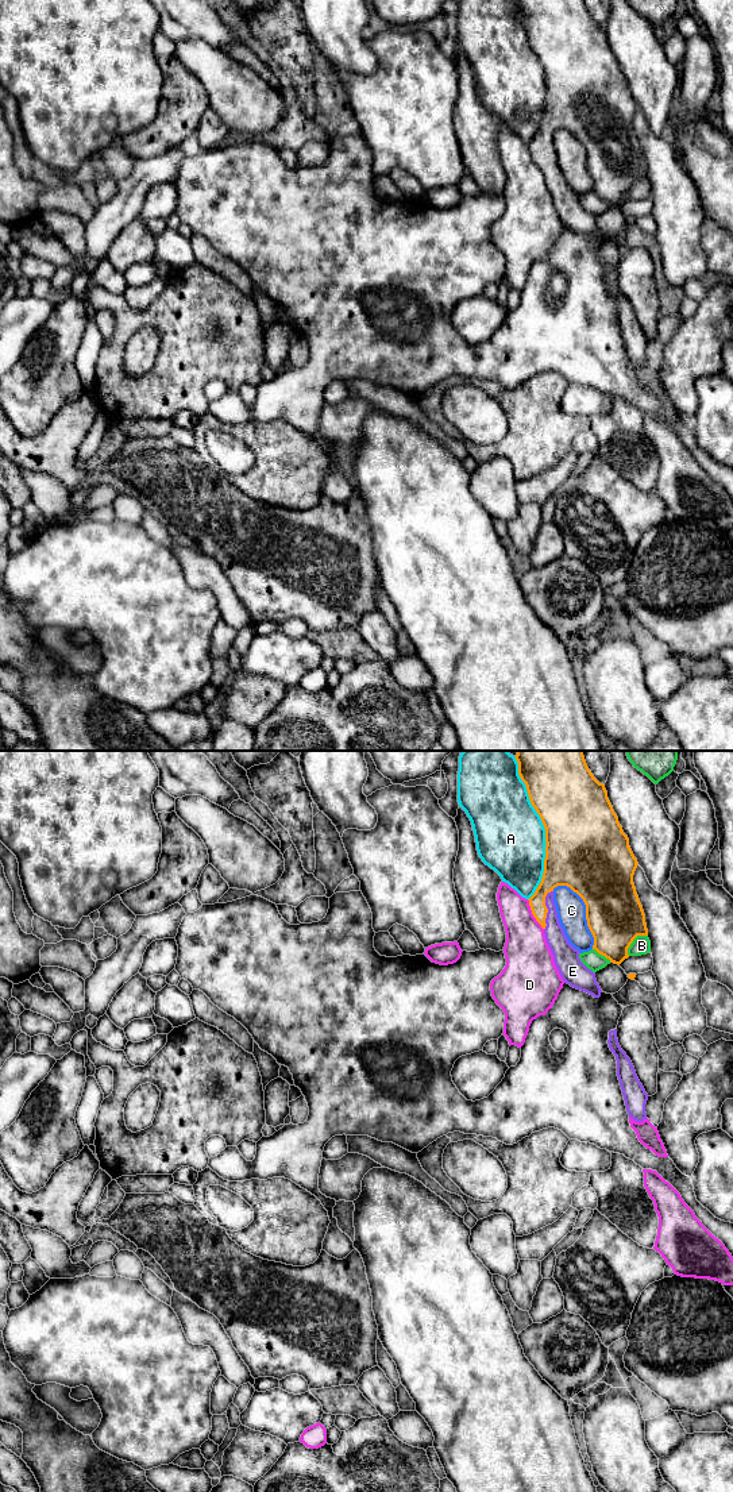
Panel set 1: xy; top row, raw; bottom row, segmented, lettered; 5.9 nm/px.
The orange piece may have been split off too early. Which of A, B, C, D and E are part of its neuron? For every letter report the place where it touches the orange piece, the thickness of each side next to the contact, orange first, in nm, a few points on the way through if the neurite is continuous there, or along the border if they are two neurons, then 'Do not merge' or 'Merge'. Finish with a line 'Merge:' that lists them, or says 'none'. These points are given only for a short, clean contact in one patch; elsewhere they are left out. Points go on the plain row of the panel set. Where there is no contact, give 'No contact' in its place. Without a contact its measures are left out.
A: Touches orange at xy (544, 72). Thickness 460 nm (orange) against 420 nm. Do not merge
B: Touches orange at xy (633, 182). Thickness 340 nm (orange) against 110 nm. Do not merge
C: Touches orange at xy (586, 154). Thickness 380 nm (orange) against 180 nm. Do not merge
D: Touches orange at xy (532, 157). Thickness 130 nm (orange) against 260 nm. Do not merge
E: Touches orange at xy (547, 153). Thickness 190 nm (orange) against 120 nm. Path across: xy (559, 114), (546, 131), (547, 153), (547, 162), (556, 184). Merge
Merge: E

